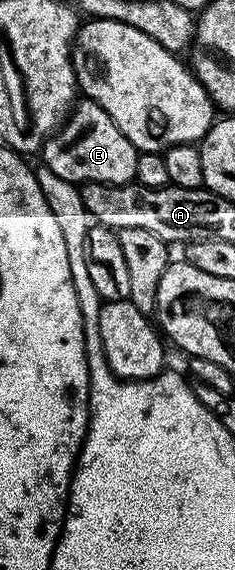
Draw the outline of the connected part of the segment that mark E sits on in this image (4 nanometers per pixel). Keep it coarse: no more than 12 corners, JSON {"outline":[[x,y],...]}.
{"outline":[[91,98],[42,143],[60,180],[124,186],[139,150]]}

